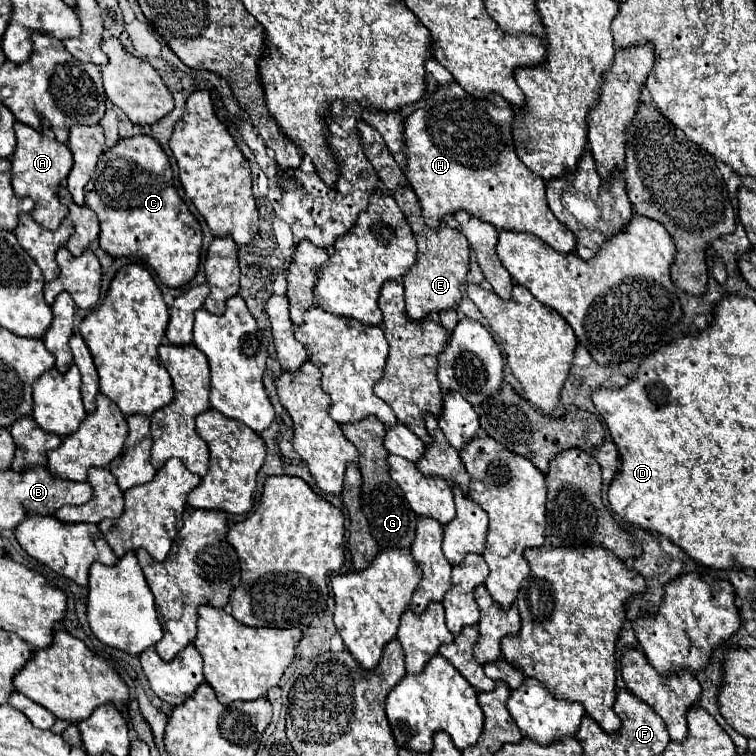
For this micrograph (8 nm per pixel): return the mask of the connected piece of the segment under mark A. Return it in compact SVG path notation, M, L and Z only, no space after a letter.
M15 123L17 133L17 149L11 157L13 165L13 189L19 197L31 197L35 201L35 209L31 211L31 217L45 229L55 231L61 221L69 215L69 209L59 201L59 187L67 179L69 171L73 169L73 153L67 145L57 143L51 129L43 129L41 133L27 127L25 123Z

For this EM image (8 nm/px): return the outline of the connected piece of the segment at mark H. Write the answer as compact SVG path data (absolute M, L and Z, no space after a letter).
M455 81L447 87L439 87L427 101L411 113L405 121L405 153L407 153L407 179L413 191L419 197L423 207L423 219L427 227L439 229L447 215L455 215L457 211L467 211L477 219L491 223L499 231L517 231L531 233L545 241L559 253L575 251L575 235L555 219L545 199L545 181L531 173L515 153L513 145L513 107L499 95L489 97L487 101L475 99L465 93Z

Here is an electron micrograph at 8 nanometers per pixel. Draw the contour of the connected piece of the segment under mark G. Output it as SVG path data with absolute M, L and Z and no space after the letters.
M367 417L367 419L357 421L357 423L341 425L341 431L357 447L357 451L361 455L359 457L359 471L363 475L361 505L363 505L363 513L367 515L371 535L375 537L377 545L381 549L405 549L405 551L409 551L413 545L413 539L415 539L417 515L411 511L409 503L405 501L403 491L389 475L389 465L387 465L389 453L383 445L383 437L387 433L385 425L379 423L375 417Z

